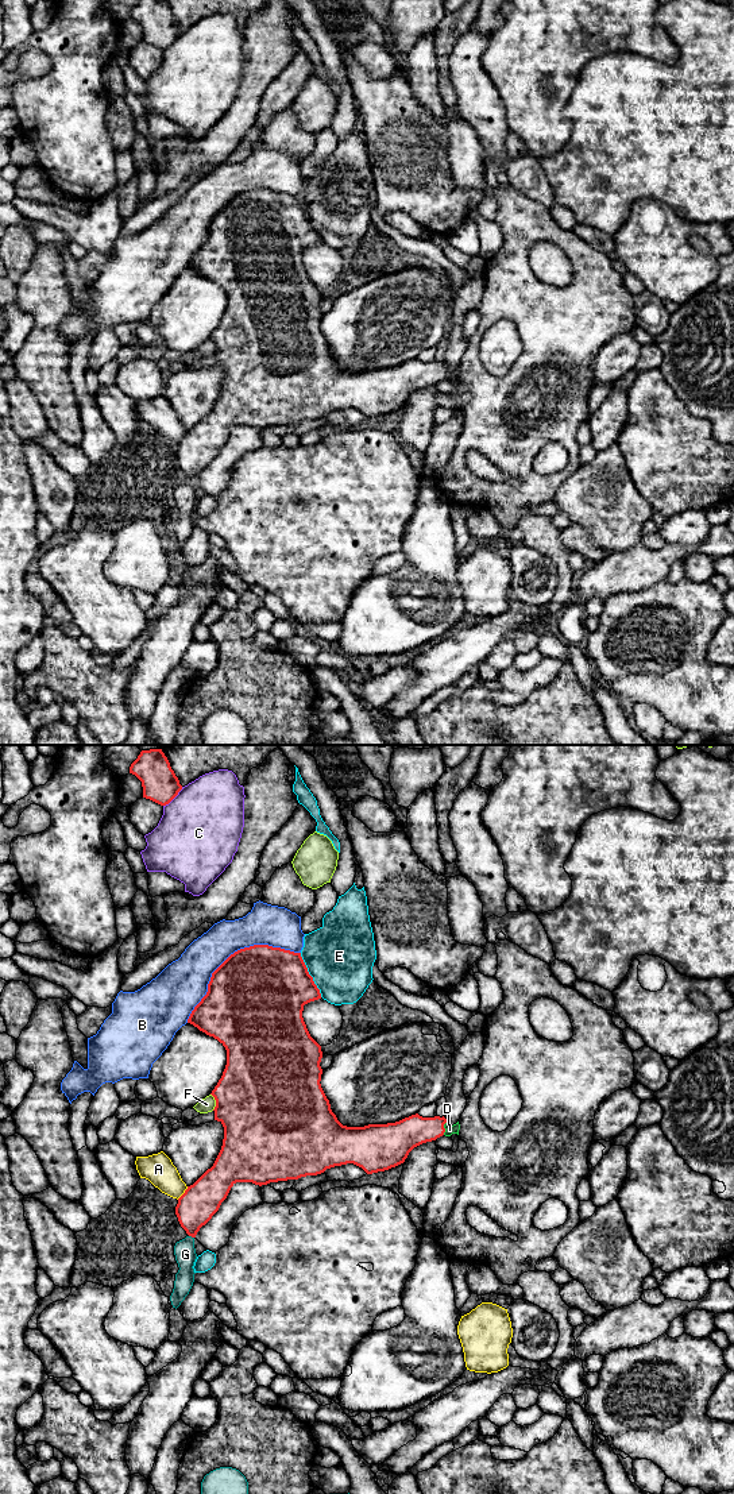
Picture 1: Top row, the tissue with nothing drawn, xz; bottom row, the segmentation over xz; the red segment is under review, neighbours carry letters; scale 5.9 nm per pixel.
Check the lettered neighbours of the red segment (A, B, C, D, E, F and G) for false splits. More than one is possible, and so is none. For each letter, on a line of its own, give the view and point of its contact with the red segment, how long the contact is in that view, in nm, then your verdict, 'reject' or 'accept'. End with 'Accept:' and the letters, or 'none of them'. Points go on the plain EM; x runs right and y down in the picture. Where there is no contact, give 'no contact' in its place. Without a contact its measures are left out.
A: xz (184, 437) | 100 nm | reject
B: xz (231, 199) | 800 nm | reject
C: xz (173, 42) | 170 nm | reject
D: xz (444, 373) | 80 nm | accept
E: xz (309, 219) | 300 nm | reject
F: xz (216, 346) | 110 nm | reject
G: xz (192, 481) | 40 nm | reject
Accept: D

